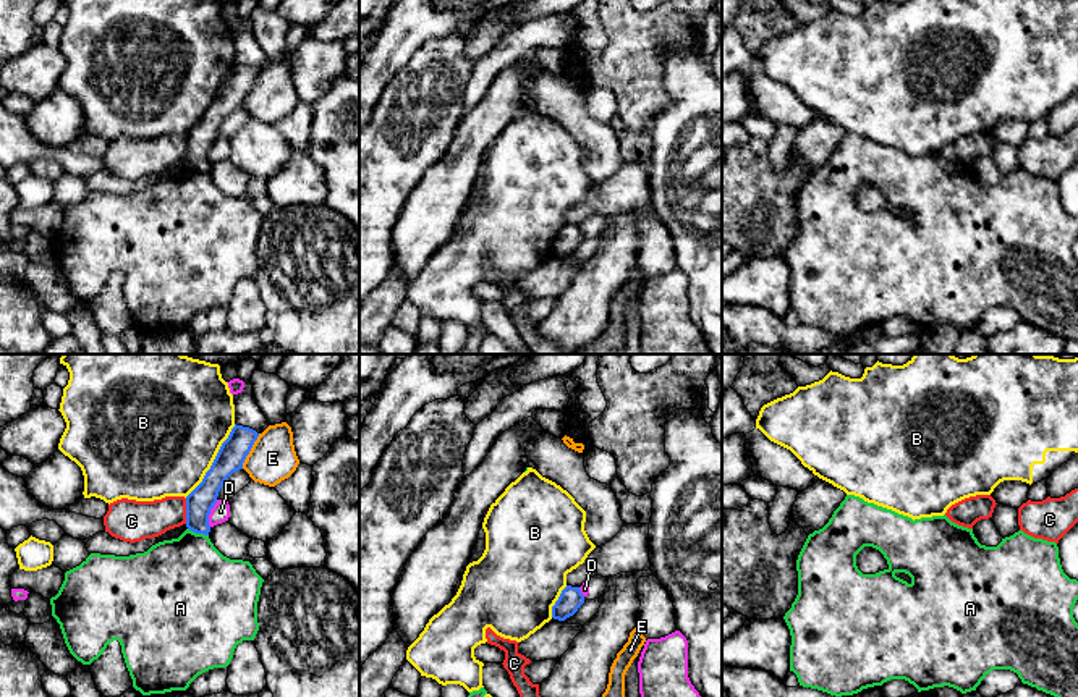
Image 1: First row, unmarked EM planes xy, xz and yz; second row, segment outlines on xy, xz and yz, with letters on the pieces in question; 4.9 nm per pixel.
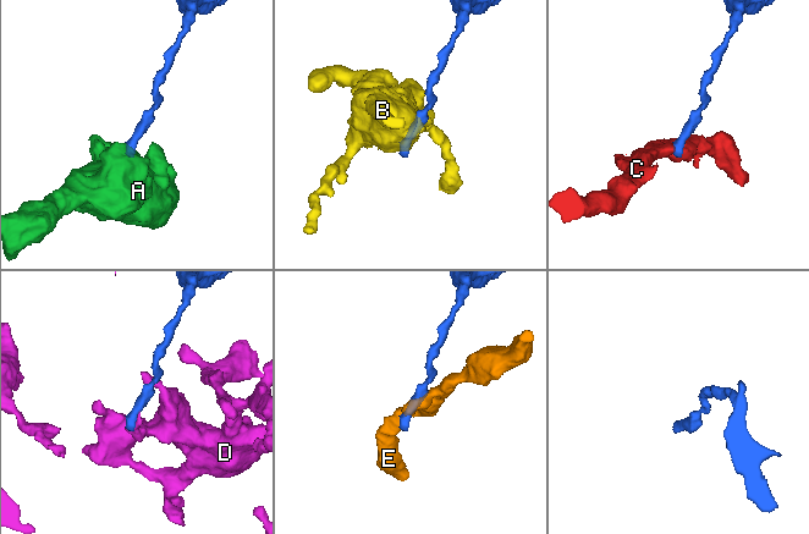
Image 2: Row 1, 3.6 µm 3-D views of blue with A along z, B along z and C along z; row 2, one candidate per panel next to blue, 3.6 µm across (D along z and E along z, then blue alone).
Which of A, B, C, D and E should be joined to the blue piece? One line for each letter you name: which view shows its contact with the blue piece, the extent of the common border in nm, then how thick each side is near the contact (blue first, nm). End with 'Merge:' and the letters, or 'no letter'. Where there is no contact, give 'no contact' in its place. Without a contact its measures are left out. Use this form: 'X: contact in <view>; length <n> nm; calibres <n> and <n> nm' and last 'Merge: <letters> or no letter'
Merge: no letter

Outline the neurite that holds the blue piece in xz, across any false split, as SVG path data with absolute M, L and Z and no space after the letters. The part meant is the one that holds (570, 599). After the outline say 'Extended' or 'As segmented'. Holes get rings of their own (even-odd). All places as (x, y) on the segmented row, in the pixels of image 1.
M567 585L552 606L552 618L565 621L567 618L573 616L583 603L584 595L581 594L579 587Z. As segmented

